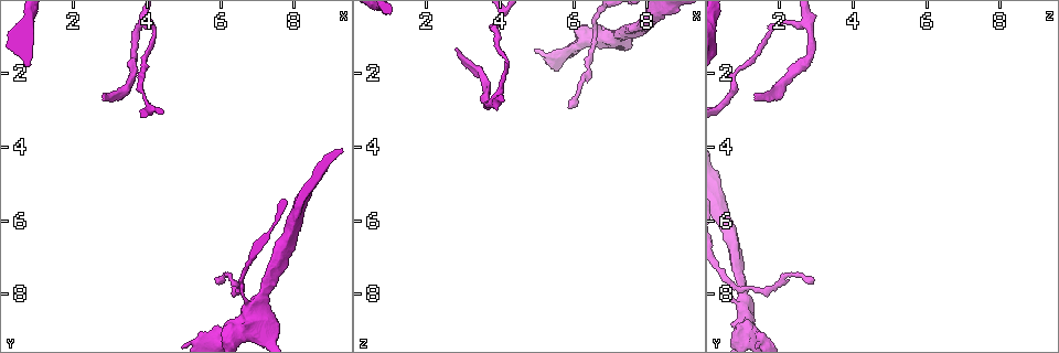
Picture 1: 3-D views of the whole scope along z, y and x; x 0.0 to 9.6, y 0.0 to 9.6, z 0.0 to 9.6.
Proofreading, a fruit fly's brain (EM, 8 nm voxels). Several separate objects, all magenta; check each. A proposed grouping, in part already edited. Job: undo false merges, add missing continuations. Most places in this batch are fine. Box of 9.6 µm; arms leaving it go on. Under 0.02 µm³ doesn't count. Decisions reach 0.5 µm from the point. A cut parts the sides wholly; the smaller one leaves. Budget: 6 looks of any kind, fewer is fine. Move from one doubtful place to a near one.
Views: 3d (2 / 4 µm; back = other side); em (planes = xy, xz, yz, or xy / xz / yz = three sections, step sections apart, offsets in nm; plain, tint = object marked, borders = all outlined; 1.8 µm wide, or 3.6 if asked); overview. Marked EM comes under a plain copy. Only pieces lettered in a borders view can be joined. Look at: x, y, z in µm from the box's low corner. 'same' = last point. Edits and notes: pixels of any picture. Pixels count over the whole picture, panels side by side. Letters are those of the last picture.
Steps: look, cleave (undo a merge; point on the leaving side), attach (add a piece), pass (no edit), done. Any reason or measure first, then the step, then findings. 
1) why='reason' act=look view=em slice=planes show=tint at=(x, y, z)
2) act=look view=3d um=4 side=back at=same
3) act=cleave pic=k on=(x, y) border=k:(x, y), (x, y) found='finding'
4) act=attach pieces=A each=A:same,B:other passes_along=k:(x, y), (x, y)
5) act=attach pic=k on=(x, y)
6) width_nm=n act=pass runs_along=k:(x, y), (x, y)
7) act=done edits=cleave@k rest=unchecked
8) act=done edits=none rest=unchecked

why='a fork' act=look view=em slice=yz step=16 show=tint at=(6.60, 7.85, 0.65)

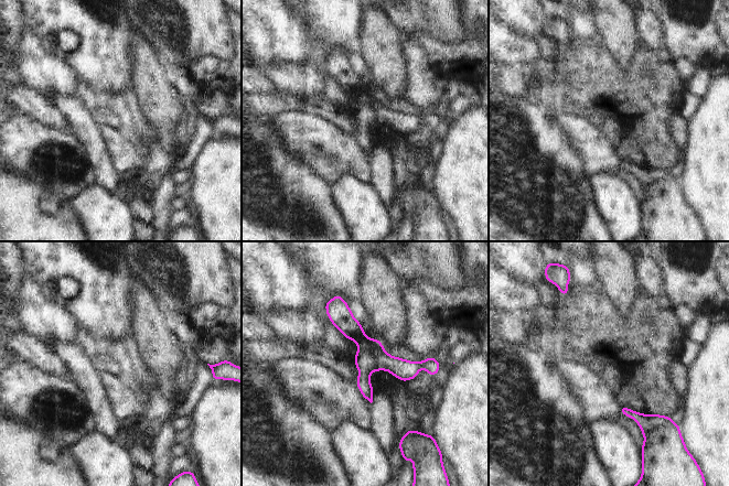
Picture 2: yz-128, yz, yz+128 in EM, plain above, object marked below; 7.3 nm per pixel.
act=look view=em slice=planes show=tint at=same

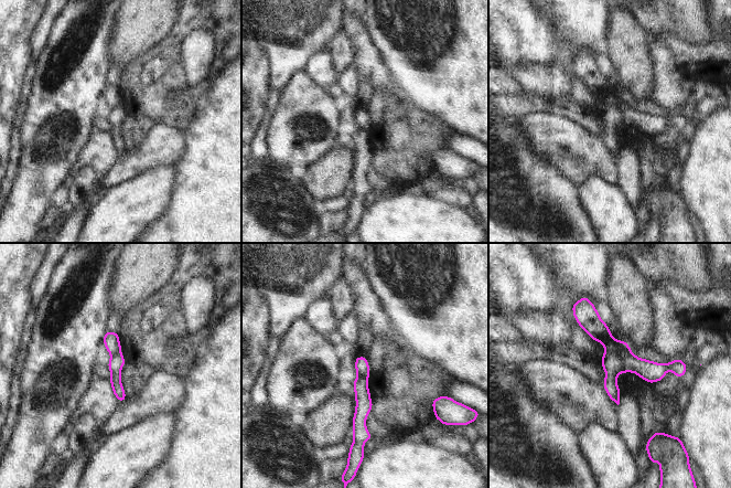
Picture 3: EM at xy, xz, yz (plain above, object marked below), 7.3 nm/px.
why='what lies round it' act=look view=em slice=planes show=borders at=same

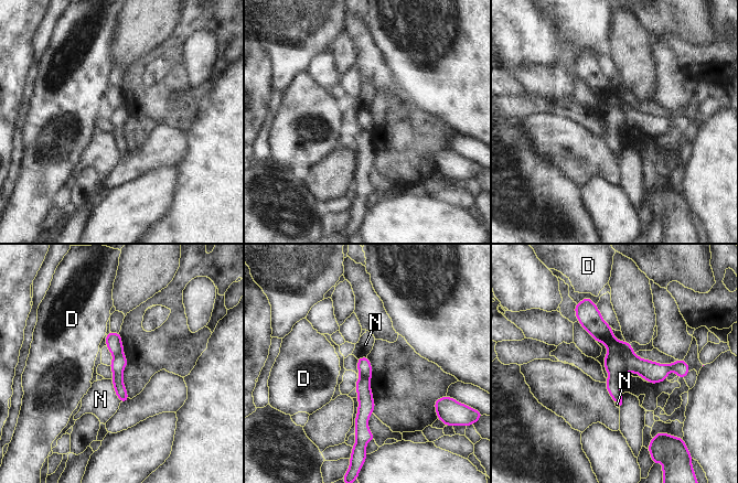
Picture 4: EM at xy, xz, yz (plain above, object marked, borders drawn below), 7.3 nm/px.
act=cleave pic=4 on=(652, 372) each=D:other,N:other border=4:(608, 350), (623, 357), (626, 372) found='a second neuron is stuck on'

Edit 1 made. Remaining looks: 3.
why='an open end' act=look view=3d um=4 at=(2.80, 2.70, 1.40)

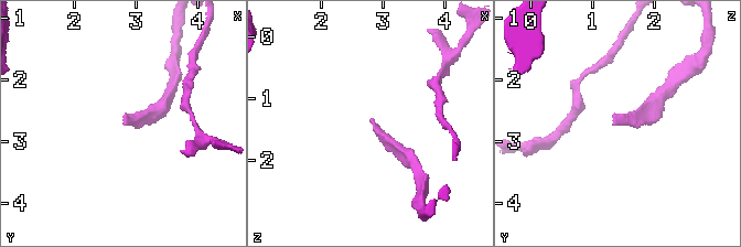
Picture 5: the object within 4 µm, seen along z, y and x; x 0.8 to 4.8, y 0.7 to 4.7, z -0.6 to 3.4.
why='need the tissue' act=look view=em slice=yz step=16 show=tint at=(2.85, 2.70, 1.35)

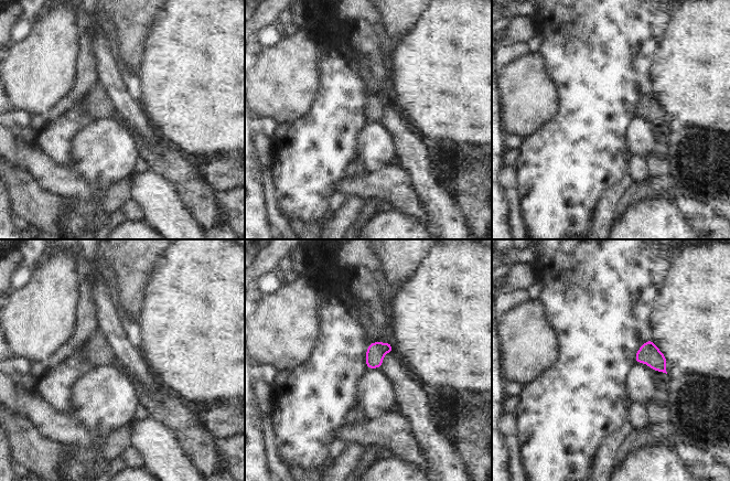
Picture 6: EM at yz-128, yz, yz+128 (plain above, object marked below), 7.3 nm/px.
why='cut it another way' act=look view=em slice=planes show=borders at=same

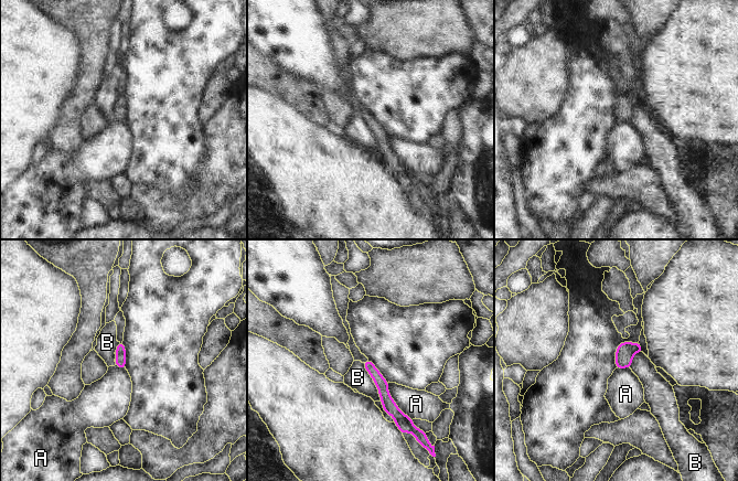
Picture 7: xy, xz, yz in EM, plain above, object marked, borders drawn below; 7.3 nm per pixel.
act=pass each=A:other,B:other border=7:(387, 382), (391, 397), (412, 419) found='no lettered piece goes on from it'

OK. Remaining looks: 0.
act=done edits=cleave@4 rest=unchecked

